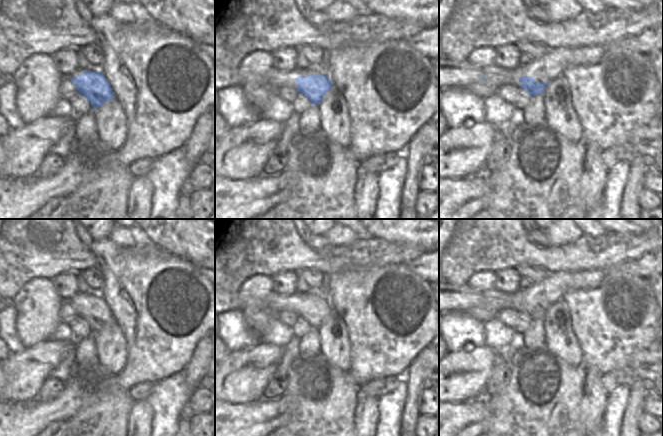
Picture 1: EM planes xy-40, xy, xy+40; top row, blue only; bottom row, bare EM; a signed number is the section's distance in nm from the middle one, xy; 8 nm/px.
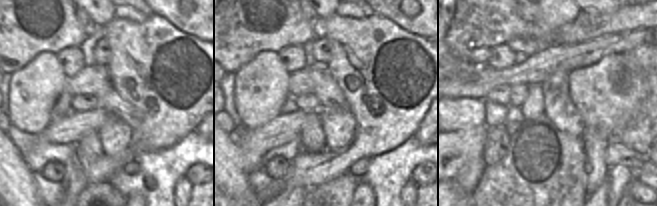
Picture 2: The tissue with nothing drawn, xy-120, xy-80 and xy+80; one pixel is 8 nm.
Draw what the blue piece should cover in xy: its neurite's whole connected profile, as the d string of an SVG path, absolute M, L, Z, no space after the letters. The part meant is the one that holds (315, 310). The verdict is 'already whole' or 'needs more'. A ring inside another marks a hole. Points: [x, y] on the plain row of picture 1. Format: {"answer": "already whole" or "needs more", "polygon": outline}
{"answer": "already whole", "polygon": "M322 298L298 300L295 304L297 305L296 315L302 316L311 325L311 328L320 328L333 311L329 300Z"}

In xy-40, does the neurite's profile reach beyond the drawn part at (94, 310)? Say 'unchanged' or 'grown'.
unchanged

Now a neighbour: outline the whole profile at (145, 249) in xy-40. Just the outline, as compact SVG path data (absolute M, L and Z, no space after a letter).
M146 239L141 240L134 248L137 249L140 258L156 258L167 252Z

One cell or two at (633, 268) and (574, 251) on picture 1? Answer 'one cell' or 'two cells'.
two cells

